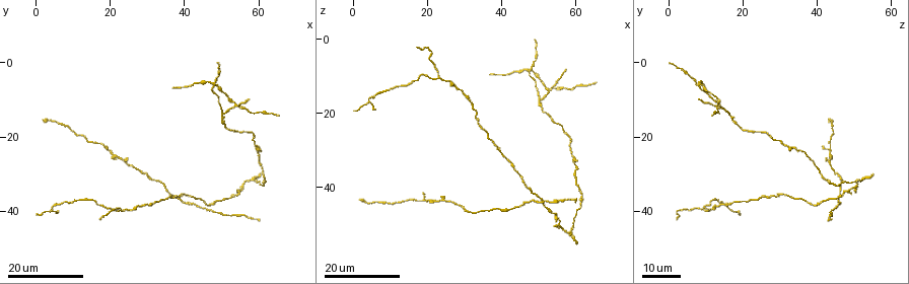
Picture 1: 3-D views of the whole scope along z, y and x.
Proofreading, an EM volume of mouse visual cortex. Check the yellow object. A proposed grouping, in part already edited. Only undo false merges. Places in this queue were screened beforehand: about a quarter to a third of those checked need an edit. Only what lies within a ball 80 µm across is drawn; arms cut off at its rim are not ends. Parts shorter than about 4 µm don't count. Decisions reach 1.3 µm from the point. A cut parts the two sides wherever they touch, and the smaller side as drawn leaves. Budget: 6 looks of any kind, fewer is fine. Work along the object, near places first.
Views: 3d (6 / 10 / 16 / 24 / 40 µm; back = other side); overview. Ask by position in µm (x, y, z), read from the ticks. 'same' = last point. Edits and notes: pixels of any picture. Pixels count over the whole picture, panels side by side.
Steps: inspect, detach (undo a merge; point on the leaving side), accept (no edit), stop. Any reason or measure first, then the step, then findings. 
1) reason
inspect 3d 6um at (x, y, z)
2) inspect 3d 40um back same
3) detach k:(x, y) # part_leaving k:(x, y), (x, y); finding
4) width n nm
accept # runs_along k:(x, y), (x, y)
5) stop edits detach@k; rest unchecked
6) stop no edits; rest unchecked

three-way junction
inspect 3d 16um at (50.5, 14.0, 16.0)

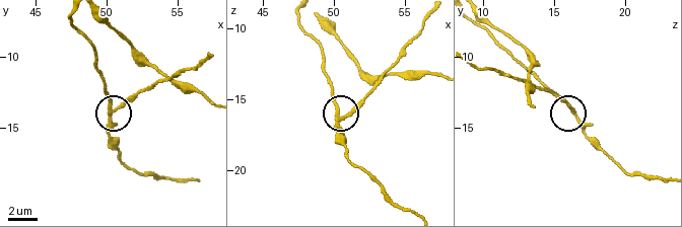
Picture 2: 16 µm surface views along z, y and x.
closer look
inspect 3d 6um at (50.2, 14.0, 16.4)

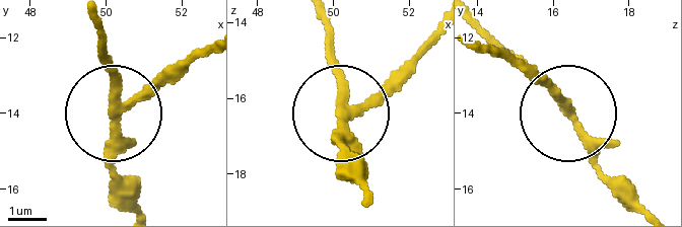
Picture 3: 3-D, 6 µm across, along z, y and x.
arms 3
detach 3:(158, 80) # part_leaving 3:(121, 106), (204, 49); two neurons meet here

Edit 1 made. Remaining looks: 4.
calibre changes
inspect 3d 24um at (23.0, 26.0, 44.0)

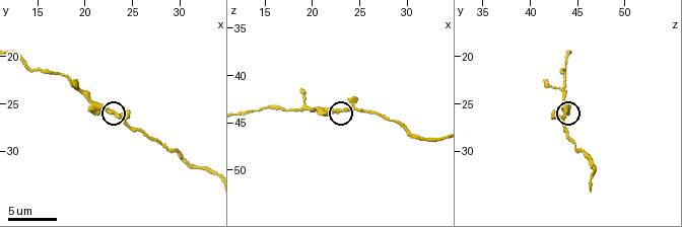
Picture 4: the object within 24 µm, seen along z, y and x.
inspect 3d 6um at (22.6, 26.0, 43.6)

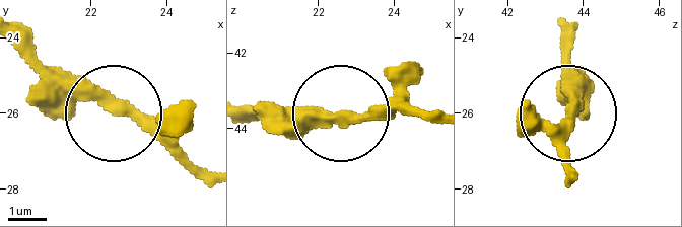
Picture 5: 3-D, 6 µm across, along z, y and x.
width 300 nm
accept # runs_along 5:(203, 172), (95, 104), (31, 91); one neuron here

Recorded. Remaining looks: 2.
calibre changes
inspect 3d 16um at (59.5, 23.0, 31.5)

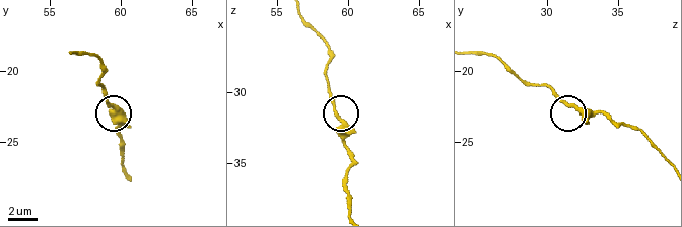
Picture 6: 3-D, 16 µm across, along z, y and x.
inspect 3d 10um at (59.4, 22.4, 32.0)

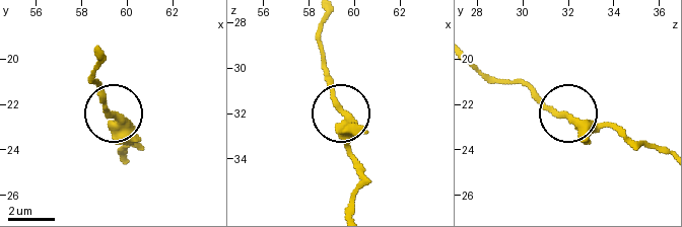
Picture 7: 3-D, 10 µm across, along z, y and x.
accept # one neuron here

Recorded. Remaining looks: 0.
stop edits detach@3; rest unchecked

